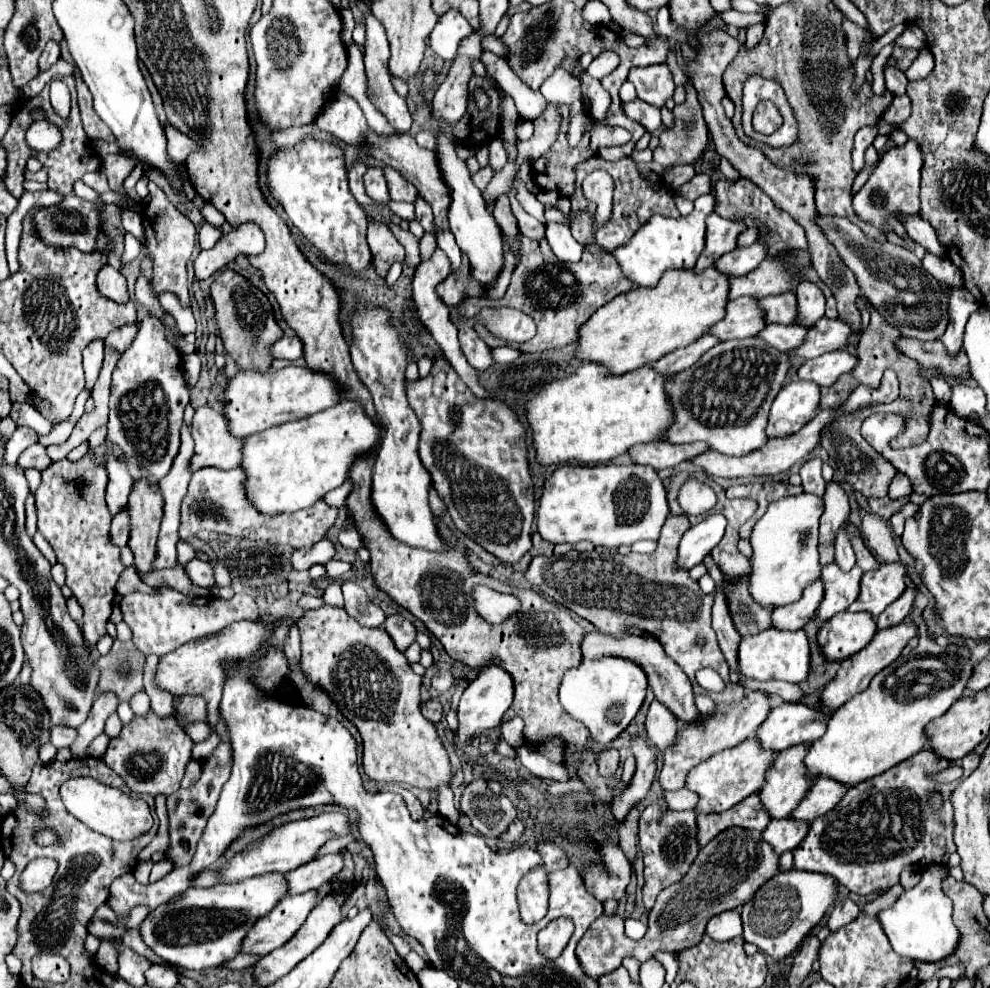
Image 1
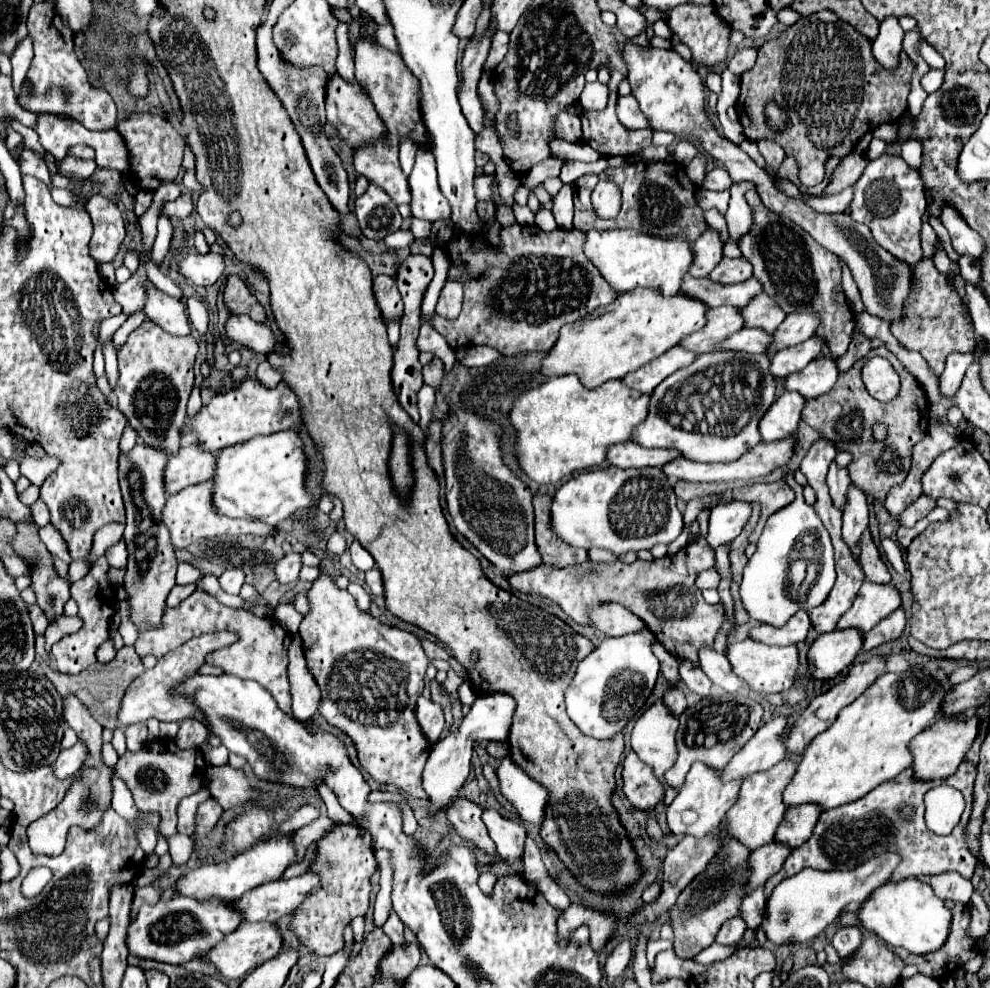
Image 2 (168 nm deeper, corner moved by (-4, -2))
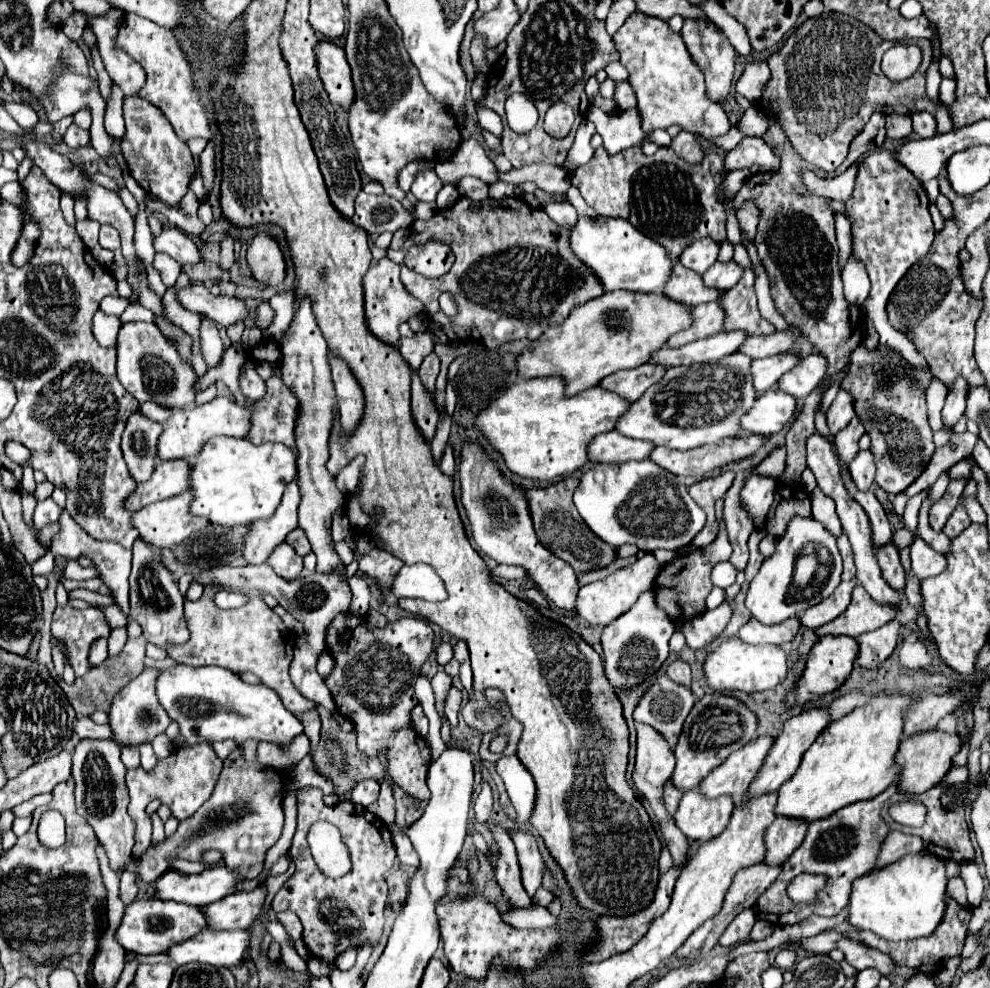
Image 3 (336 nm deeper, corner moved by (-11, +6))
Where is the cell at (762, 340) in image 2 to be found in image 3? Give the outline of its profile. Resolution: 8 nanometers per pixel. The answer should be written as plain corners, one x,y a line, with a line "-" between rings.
720,331
712,337
692,341
678,349
664,345
664,349
658,349
656,353
652,353
648,361
656,361
656,365
664,365
666,369
678,367
678,365
704,363
704,361
718,361
720,357
734,353
744,339
746,339
746,333
742,331
730,331
730,333

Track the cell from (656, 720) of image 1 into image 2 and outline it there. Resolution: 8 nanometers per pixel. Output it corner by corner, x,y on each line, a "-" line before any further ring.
677,687
669,689
669,691
665,693
663,701
665,701
665,707
669,707
669,711
673,711
673,715
675,715
675,717
679,717
679,715
685,711
685,707
687,707
683,691
681,691
681,689
677,689

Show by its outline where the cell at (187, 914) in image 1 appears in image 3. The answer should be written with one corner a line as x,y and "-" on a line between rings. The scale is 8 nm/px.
146,899
146,901
134,901
126,907
122,923
116,929
116,941
128,953
140,953
140,955
166,953
174,943
186,941
188,937
194,937
204,929
206,929
206,919
198,911
198,907
190,907
176,901

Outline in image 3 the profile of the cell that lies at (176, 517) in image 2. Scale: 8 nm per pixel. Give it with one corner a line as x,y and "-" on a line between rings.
186,491
172,499
152,503
134,513
132,527
138,529
140,539
146,545
152,545
156,549
178,545
196,529
204,529
208,525
206,519
194,517
190,513
193,498
192,493

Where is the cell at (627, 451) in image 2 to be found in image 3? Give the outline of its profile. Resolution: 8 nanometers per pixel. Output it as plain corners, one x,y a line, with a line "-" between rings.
608,431
592,439
592,445
588,445
588,457
594,463
626,463
646,459
652,449
654,445
648,441
628,439
618,431

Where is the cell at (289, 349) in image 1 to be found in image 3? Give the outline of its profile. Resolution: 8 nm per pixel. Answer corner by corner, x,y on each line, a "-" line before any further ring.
188,285
176,293
176,299
184,309
190,309
198,315
206,315
222,327
228,327
238,319
246,317
246,307
240,299
212,295
204,285

